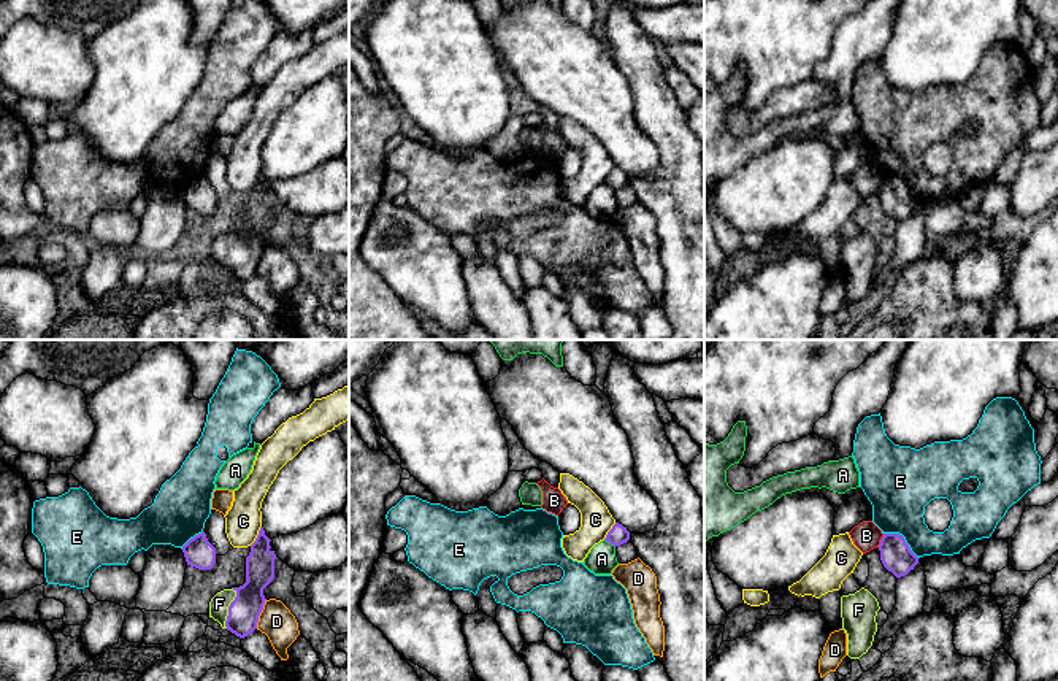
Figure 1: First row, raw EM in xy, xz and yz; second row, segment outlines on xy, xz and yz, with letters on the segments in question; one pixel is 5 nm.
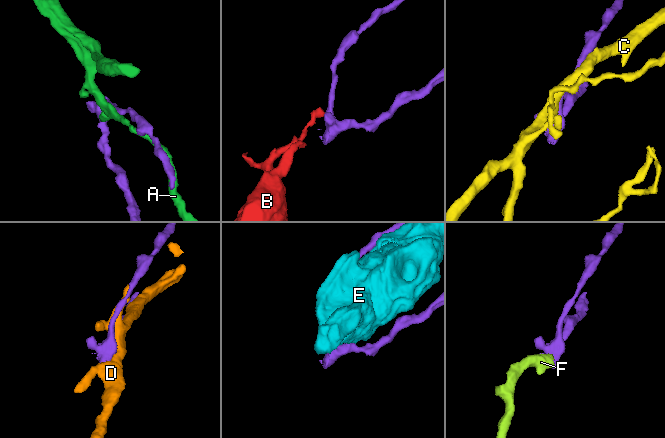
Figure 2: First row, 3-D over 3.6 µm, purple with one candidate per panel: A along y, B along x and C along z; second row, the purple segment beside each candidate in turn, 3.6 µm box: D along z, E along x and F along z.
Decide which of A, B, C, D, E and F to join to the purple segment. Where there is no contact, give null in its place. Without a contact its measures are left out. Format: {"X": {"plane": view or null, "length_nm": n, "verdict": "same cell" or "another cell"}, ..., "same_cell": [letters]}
{"A": {"plane": "xz", "length_nm": 70, "verdict": "another cell"}, "B": {"plane": "yz", "length_nm": 80, "verdict": "another cell"}, "C": {"plane": "xy", "length_nm": 120, "verdict": "another cell"}, "D": {"plane": "xy", "length_nm": 160, "verdict": "another cell"}, "E": {"plane": "yz", "length_nm": 220, "verdict": "another cell"}, "F": {"plane": "xy", "length_nm": 220, "verdict": "same cell"}, "same_cell": ["F"]}

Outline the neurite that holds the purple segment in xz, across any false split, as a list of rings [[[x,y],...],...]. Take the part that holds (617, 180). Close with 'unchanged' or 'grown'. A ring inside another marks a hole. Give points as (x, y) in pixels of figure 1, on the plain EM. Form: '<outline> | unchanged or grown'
[[[615,167],[604,184],[614,190],[620,190],[630,184],[630,176],[627,175],[627,171]]] | unchanged

